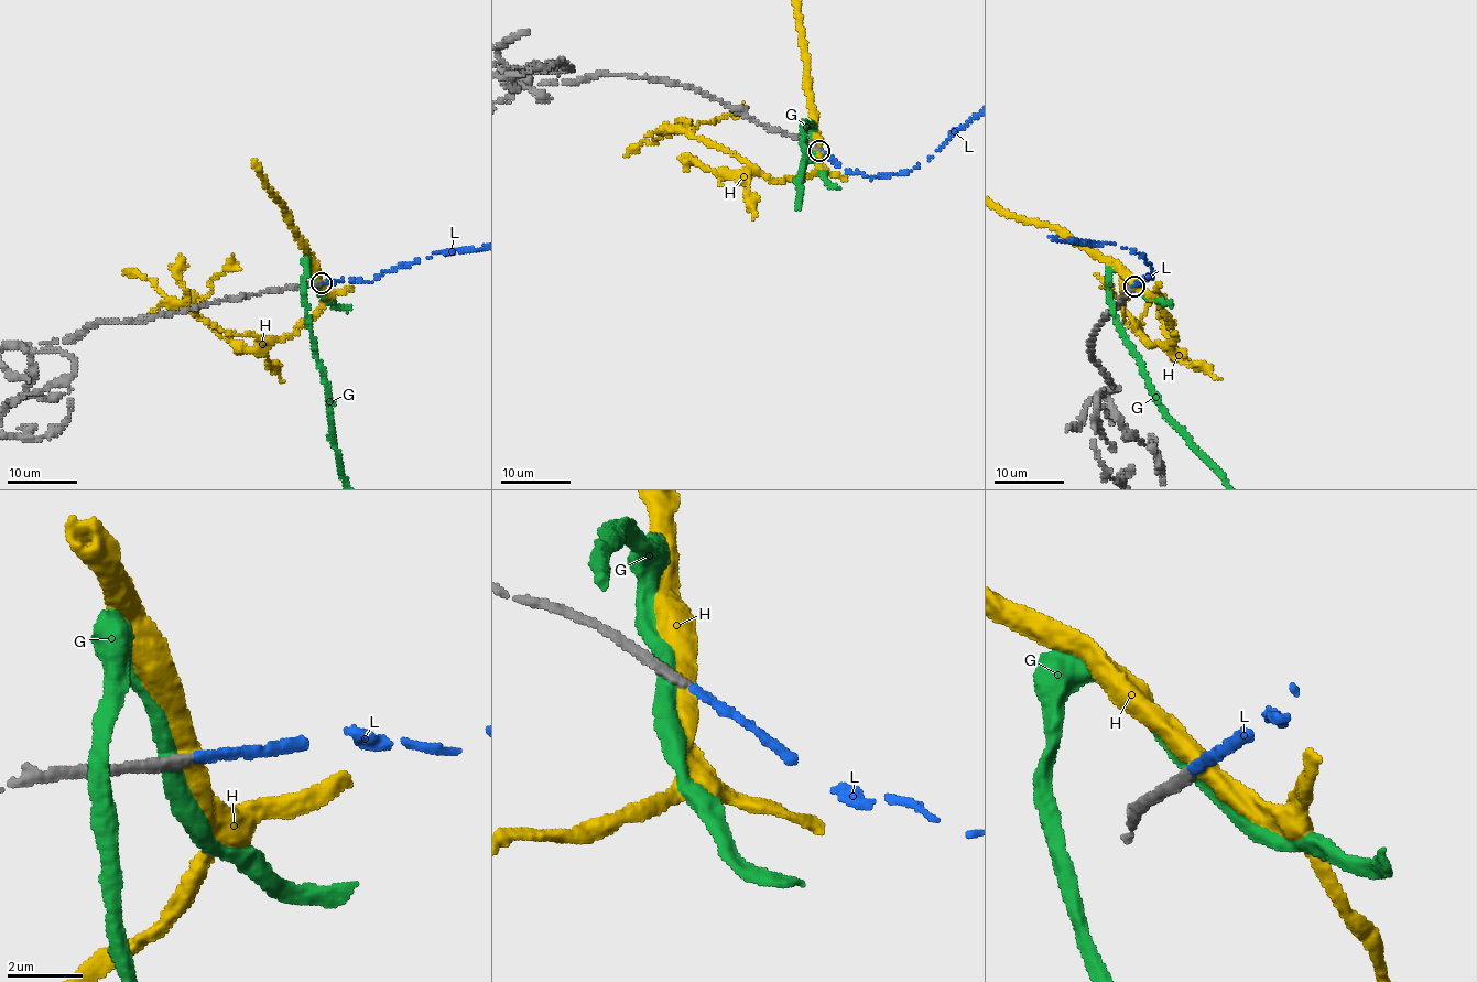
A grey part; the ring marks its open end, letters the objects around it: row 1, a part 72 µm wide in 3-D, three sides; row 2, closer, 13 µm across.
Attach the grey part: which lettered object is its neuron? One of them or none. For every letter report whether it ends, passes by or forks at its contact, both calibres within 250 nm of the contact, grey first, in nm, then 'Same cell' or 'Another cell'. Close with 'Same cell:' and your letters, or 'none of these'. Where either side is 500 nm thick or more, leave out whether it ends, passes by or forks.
G: It passes by. Thickness 320 nm (grey) against 400 nm. Another cell
H: It passes by. Thickness 280 nm (grey) against 480 nm. Another cell
L: It ends there. Thickness 280 nm (grey) against 220 nm. Same cell
Same cell: L

